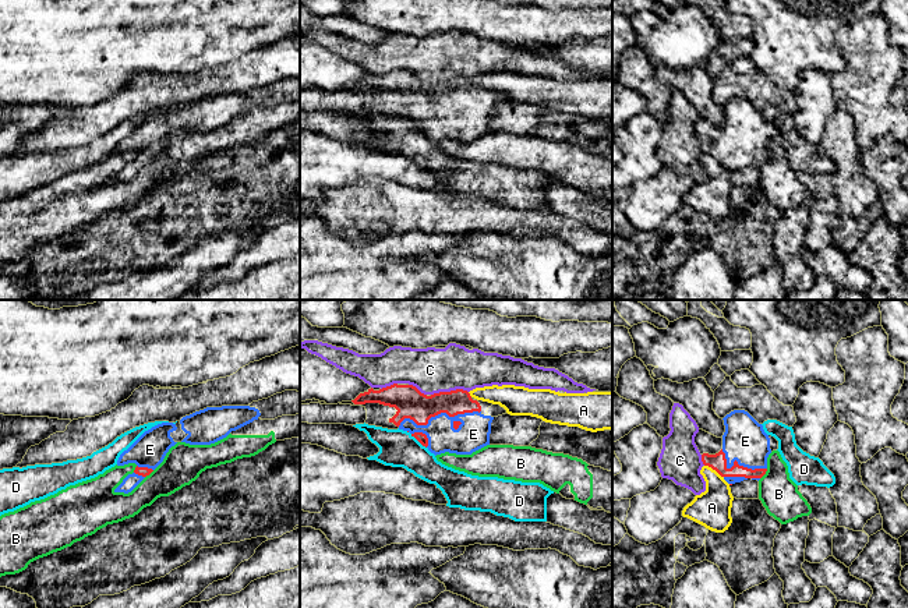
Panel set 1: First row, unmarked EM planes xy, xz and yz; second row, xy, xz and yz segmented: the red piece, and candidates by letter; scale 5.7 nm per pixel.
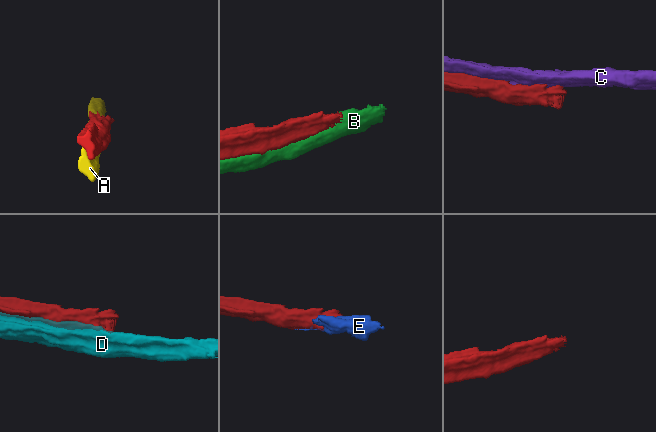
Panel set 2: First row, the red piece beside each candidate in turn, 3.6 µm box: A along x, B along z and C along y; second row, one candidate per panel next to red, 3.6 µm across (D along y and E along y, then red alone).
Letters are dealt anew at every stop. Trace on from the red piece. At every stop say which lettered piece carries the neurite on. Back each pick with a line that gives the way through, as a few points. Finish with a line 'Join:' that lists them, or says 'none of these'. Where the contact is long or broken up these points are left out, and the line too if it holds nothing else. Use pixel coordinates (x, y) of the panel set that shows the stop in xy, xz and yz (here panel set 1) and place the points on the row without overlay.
Join: E

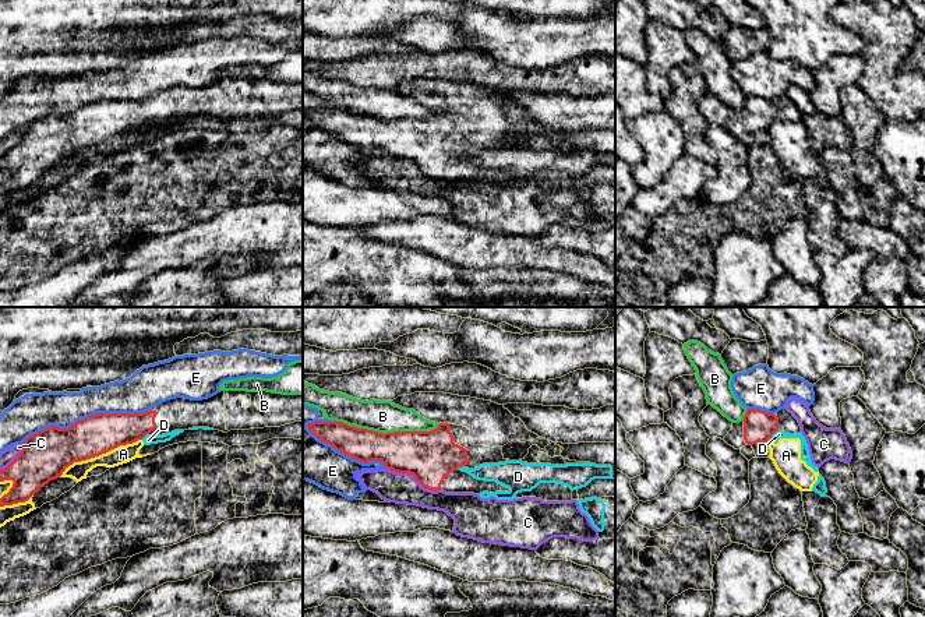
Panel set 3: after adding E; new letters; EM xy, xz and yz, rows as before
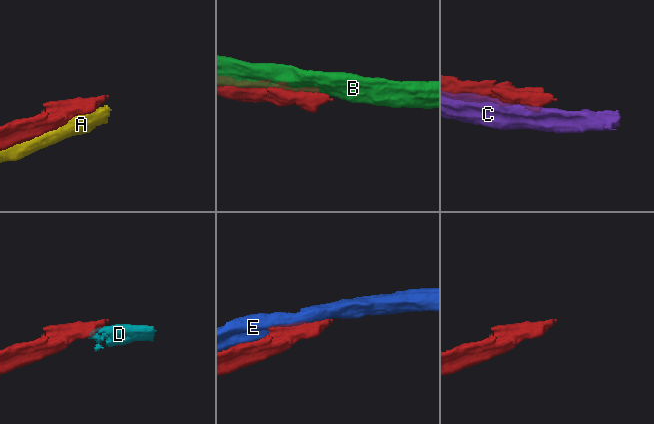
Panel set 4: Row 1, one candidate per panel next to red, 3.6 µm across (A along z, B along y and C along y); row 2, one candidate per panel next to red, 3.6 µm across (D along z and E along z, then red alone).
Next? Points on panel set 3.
Join: none of these

